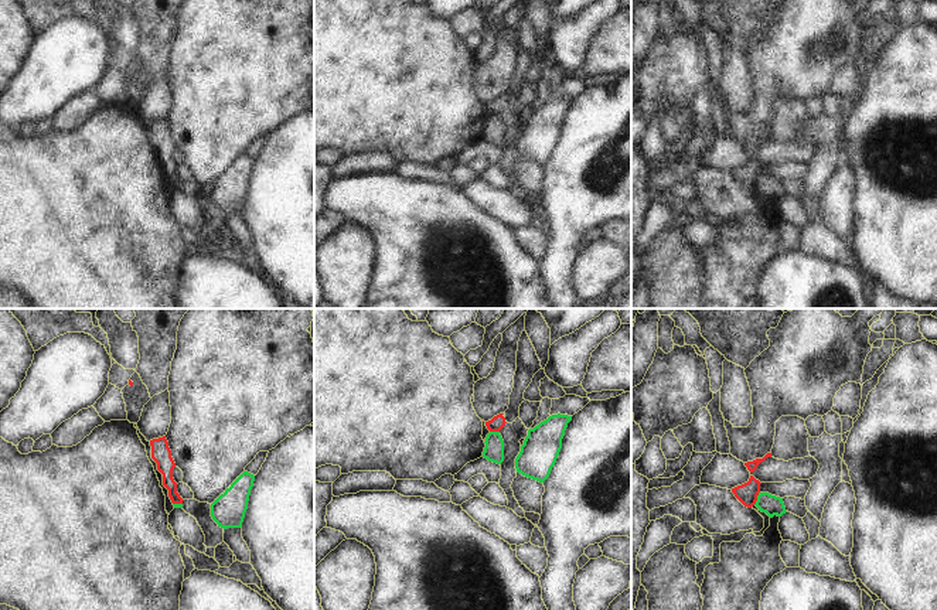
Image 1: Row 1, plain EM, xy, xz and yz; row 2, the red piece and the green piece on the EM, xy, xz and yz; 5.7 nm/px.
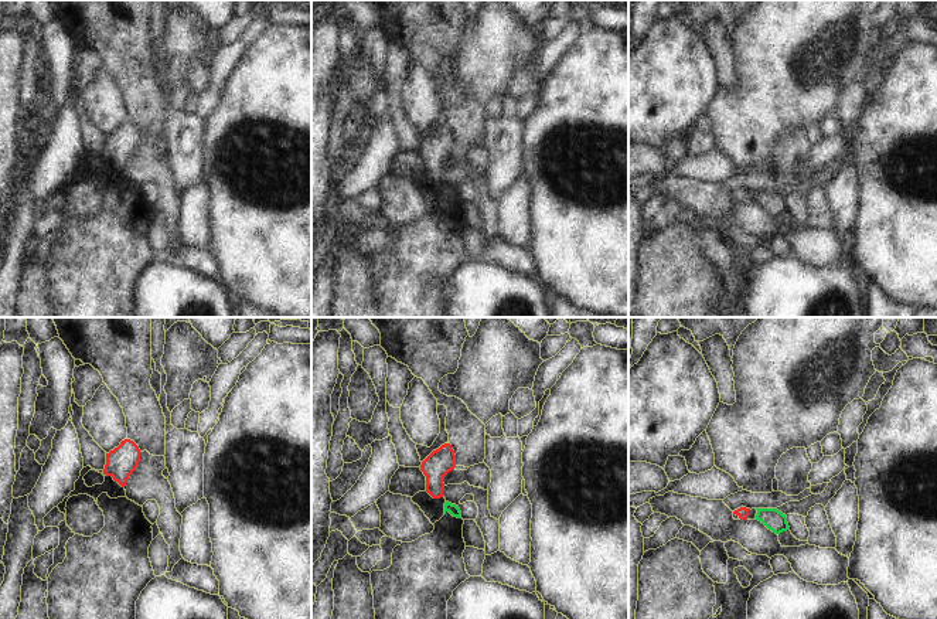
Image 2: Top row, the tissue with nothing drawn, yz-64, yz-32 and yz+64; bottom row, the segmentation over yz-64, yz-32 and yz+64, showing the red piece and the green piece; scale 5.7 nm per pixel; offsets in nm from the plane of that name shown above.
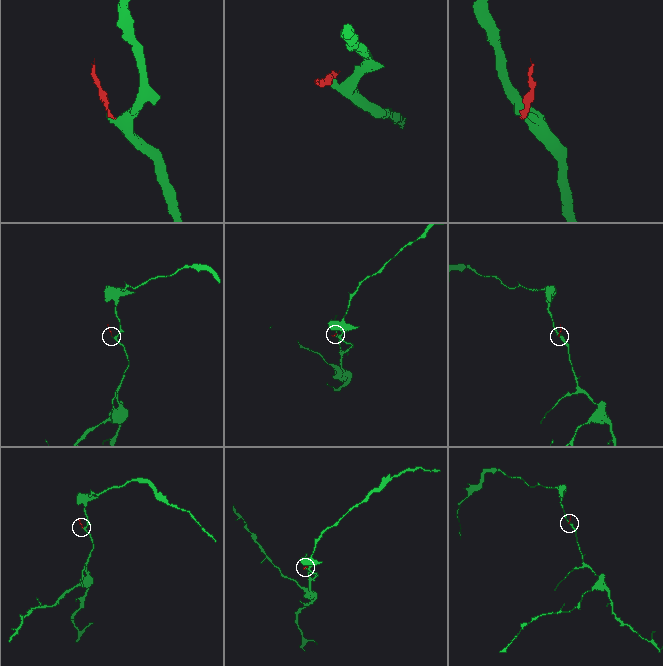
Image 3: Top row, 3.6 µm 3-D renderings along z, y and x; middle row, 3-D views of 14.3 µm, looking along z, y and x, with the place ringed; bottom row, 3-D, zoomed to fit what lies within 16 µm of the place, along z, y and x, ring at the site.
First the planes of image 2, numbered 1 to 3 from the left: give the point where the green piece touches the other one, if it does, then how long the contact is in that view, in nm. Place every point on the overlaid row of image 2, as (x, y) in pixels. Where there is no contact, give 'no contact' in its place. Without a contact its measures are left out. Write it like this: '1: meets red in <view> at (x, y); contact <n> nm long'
1: no contact
2: no contact
3: no contact

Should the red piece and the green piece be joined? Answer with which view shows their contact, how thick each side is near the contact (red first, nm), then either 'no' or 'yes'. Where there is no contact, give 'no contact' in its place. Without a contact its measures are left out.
meets red in yz; 120 nm thick on the red side, 110 nm on the other; no

